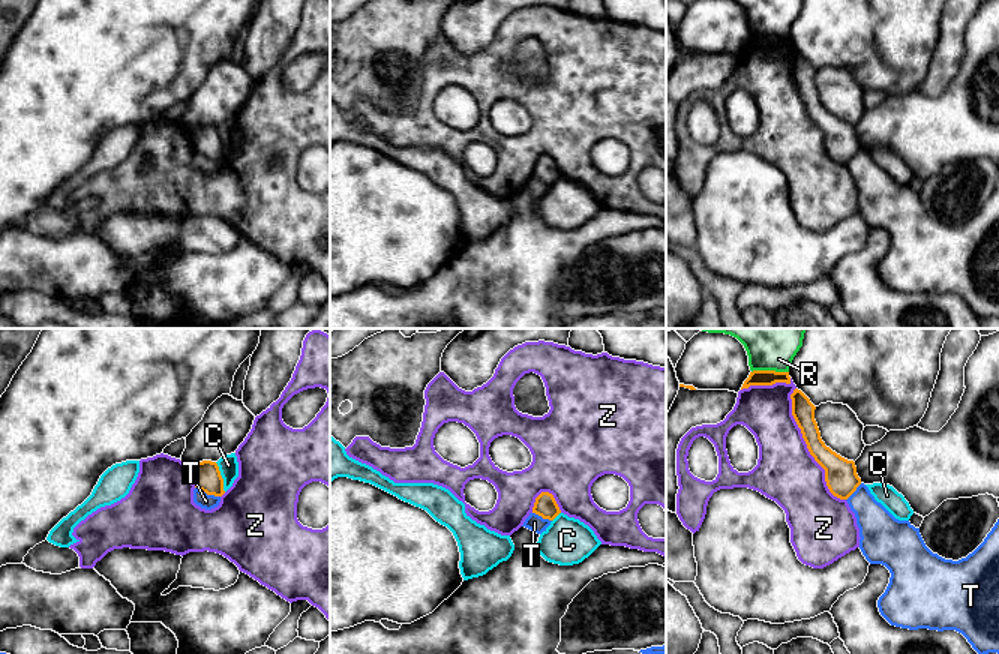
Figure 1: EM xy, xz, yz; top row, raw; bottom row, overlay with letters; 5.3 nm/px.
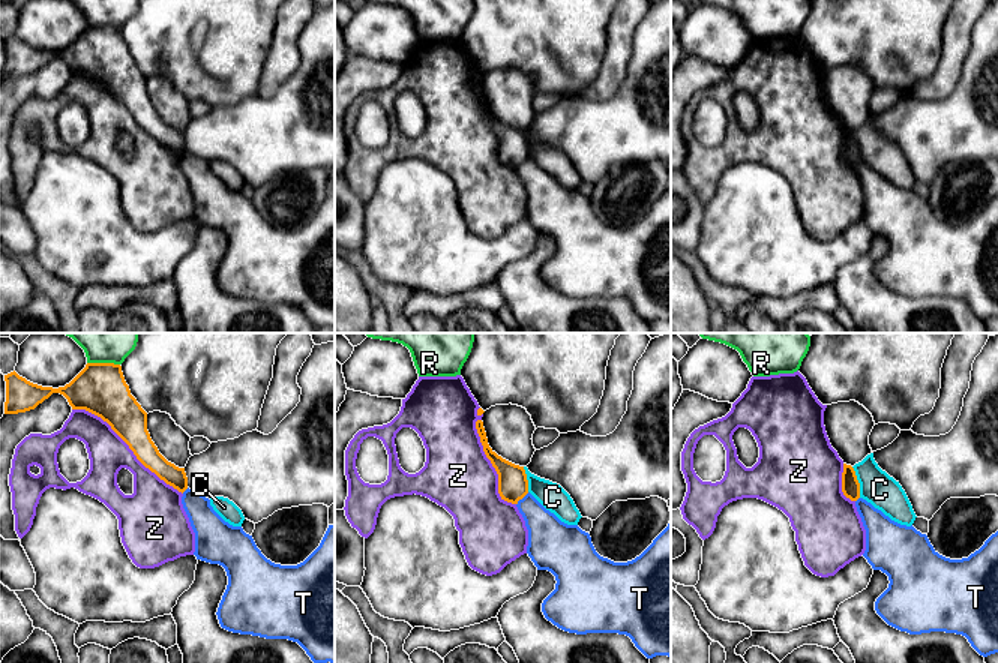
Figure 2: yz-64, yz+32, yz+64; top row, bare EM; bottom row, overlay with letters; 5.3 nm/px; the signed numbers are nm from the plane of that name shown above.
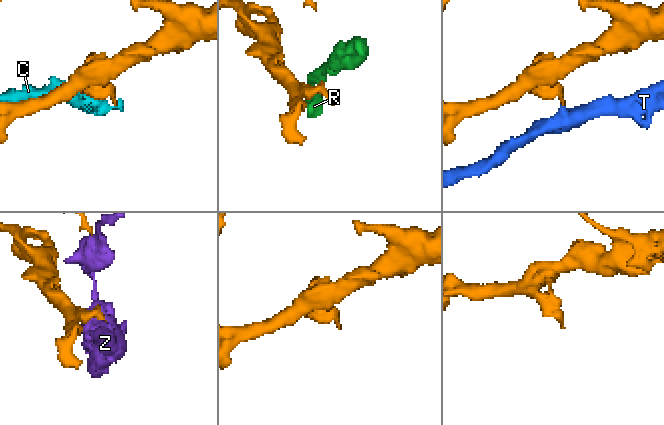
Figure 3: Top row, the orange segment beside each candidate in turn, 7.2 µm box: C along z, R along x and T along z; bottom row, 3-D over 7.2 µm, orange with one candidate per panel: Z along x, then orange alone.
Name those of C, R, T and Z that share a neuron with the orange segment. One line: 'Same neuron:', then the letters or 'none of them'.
Same neuron: none of them

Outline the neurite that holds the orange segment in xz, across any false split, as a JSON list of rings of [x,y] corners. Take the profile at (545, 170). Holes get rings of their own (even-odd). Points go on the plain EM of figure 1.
[[[542,156],[534,166],[532,177],[542,180],[543,183],[554,184],[560,177],[560,171],[549,156]]]

